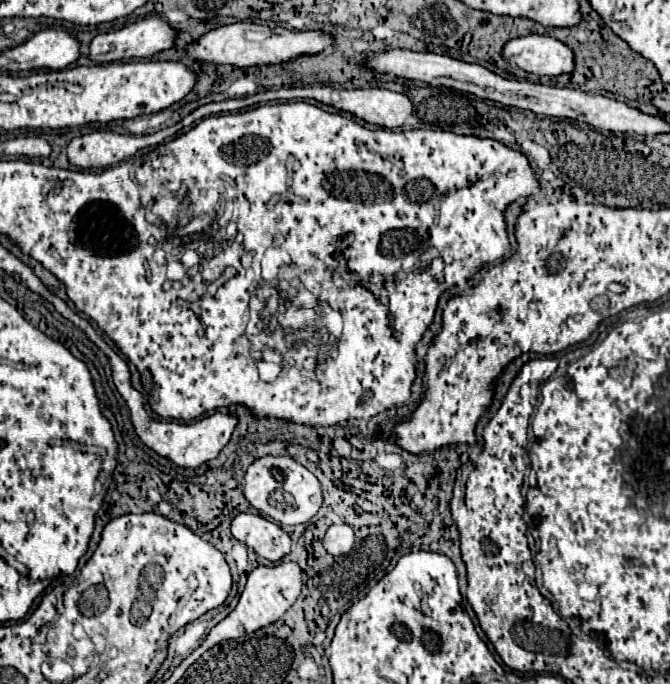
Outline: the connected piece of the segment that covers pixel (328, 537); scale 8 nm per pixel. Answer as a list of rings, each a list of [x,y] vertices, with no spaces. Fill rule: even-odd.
[[[347,523],[341,525],[331,525],[325,533],[323,547],[331,555],[345,555],[353,547],[353,529]]]

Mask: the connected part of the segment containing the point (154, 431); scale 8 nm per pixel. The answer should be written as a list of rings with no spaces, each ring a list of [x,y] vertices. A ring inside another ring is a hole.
[[[107,345],[107,357],[111,361],[111,367],[113,367],[113,383],[117,387],[117,391],[123,395],[123,399],[127,401],[127,407],[131,411],[131,421],[135,425],[135,431],[137,435],[141,437],[141,441],[151,447],[153,451],[157,451],[159,455],[163,457],[169,457],[173,463],[177,463],[179,467],[199,467],[203,465],[205,461],[213,459],[219,455],[219,451],[229,443],[233,431],[237,429],[237,415],[231,415],[231,413],[213,413],[213,415],[205,415],[201,419],[195,419],[195,423],[183,423],[183,425],[175,425],[171,421],[155,421],[149,417],[149,413],[145,411],[145,397],[141,391],[137,391],[131,383],[131,371],[129,371],[129,365],[127,361],[111,347]]]

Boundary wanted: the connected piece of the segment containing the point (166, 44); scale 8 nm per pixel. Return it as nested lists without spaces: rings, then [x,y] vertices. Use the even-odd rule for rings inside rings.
[[[149,15],[137,23],[131,23],[119,31],[113,33],[105,33],[105,35],[97,35],[91,41],[91,49],[89,49],[89,57],[97,63],[111,63],[111,61],[121,61],[121,59],[147,59],[153,57],[159,51],[167,51],[175,45],[179,31],[173,29],[165,19],[157,17],[157,15]]]

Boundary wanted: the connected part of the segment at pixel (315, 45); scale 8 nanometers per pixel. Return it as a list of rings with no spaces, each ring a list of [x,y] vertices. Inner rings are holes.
[[[233,23],[209,31],[197,43],[187,47],[187,53],[205,63],[221,63],[235,67],[253,67],[253,65],[279,65],[287,63],[299,55],[319,55],[327,49],[333,49],[335,37],[327,31],[289,31],[285,27],[267,27],[257,23]]]

